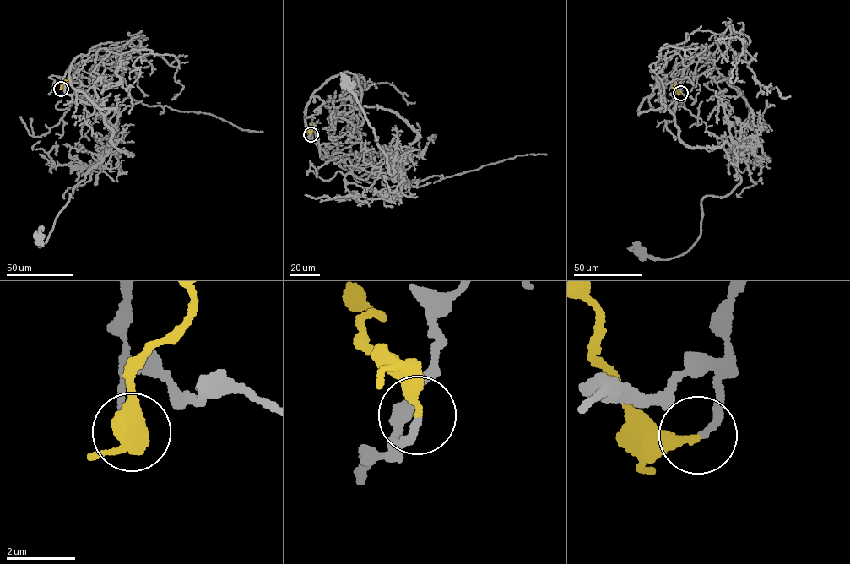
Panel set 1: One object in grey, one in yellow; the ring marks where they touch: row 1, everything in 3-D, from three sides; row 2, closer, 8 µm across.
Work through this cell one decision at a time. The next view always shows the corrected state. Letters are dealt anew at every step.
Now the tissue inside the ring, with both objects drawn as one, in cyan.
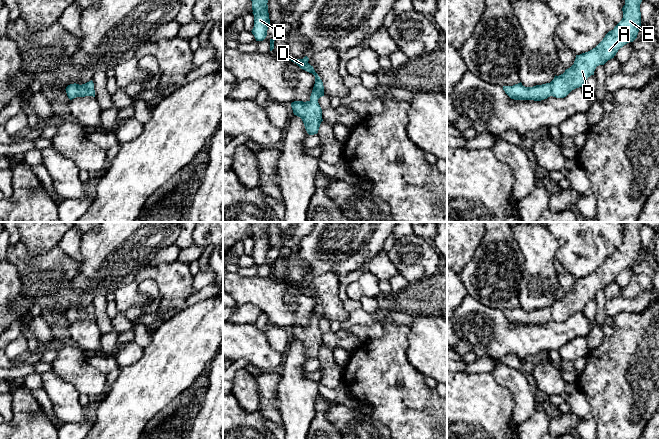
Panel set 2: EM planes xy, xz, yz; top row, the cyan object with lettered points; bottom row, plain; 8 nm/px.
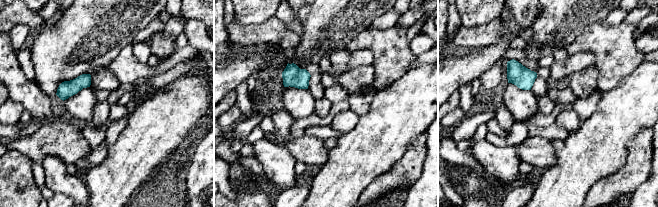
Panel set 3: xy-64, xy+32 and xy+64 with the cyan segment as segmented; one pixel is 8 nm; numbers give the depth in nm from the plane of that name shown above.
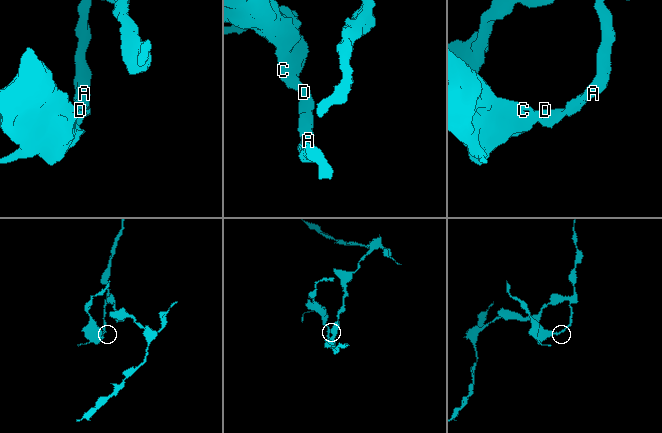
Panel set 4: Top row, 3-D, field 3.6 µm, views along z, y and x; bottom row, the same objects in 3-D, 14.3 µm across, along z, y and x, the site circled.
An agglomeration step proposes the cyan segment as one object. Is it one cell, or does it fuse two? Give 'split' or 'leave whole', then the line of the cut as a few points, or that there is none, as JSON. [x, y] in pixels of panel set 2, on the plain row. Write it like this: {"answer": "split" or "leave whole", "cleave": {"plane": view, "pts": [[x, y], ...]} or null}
{"answer": "leave whole", "cleave": null}

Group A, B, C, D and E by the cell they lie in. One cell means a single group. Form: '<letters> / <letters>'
A B C D E

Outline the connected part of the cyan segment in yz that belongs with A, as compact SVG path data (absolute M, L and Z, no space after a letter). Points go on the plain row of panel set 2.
M625 222L622 244L595 272L576 279L574 288L563 298L555 299L550 307L525 311L520 306L513 310L503 310L503 314L514 324L541 325L550 320L564 322L572 314L583 311L587 302L594 299L597 290L604 289L614 282L620 272L637 262L641 250L640 228L643 223Z

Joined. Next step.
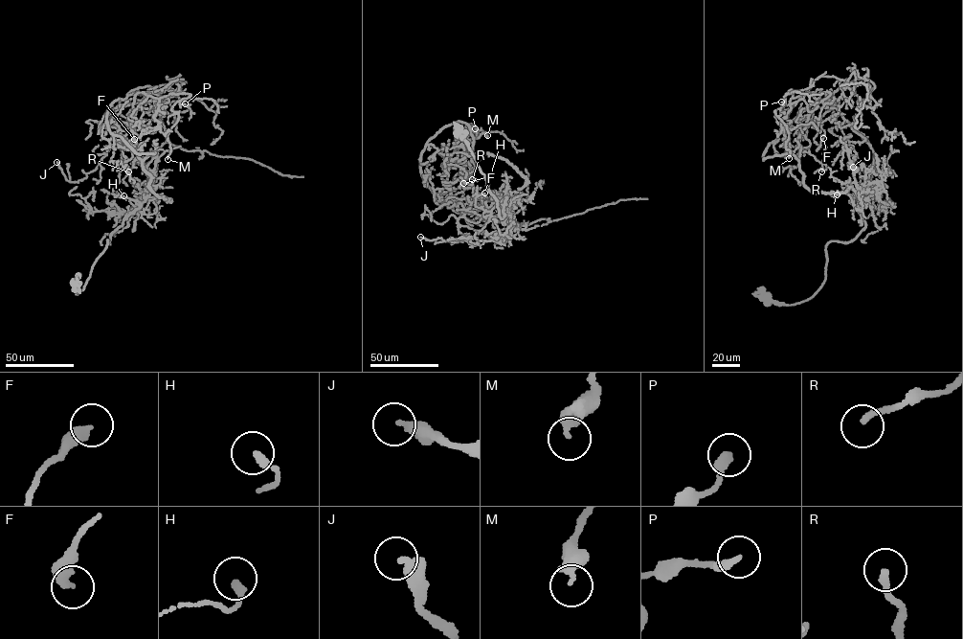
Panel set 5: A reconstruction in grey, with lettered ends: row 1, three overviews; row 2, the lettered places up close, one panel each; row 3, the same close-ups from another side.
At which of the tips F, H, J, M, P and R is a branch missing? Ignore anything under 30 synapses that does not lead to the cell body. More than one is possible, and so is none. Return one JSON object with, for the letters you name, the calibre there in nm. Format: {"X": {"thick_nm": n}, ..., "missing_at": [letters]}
{"missing_at": []}

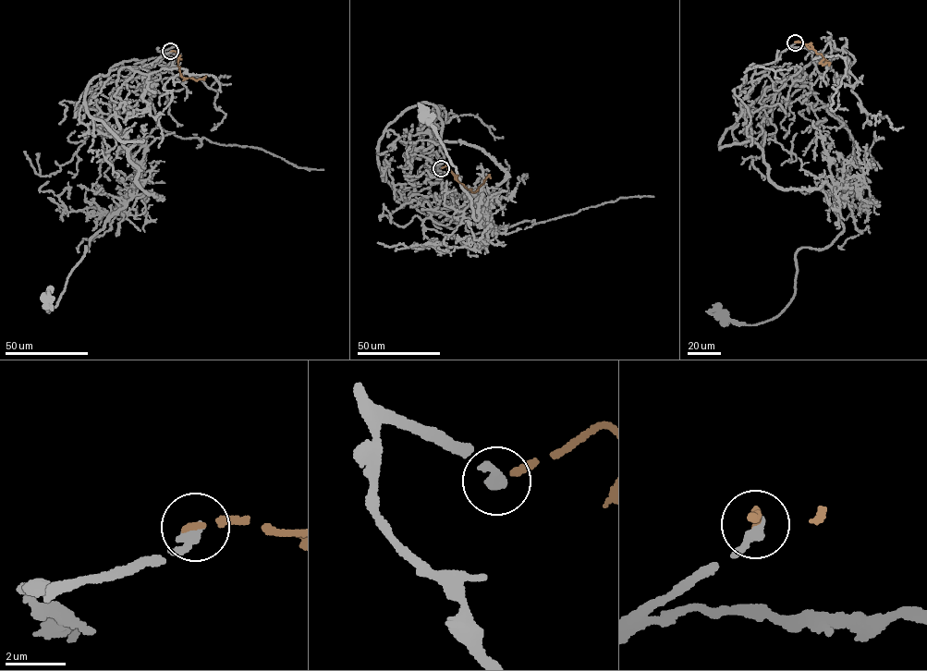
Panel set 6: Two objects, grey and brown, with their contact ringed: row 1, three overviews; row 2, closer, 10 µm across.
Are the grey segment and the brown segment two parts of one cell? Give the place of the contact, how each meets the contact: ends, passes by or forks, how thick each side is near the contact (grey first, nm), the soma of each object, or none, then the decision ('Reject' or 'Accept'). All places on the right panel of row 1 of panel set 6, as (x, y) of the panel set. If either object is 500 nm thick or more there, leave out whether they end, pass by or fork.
Place: (795, 42). At the ring grey ends. At the ring brown ends. Thickness 400 nm (grey) against 190 nm. Soma of grey: (723, 313). Soma of brown: none. Reject

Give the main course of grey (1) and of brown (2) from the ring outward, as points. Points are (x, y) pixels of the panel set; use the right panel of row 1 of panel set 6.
1: (795, 42), (818, 61), (719, 148), (828, 182), (844, 228), (776, 317), (724, 312)
2: (795, 42), (810, 44), (830, 63), (821, 63), (824, 58)

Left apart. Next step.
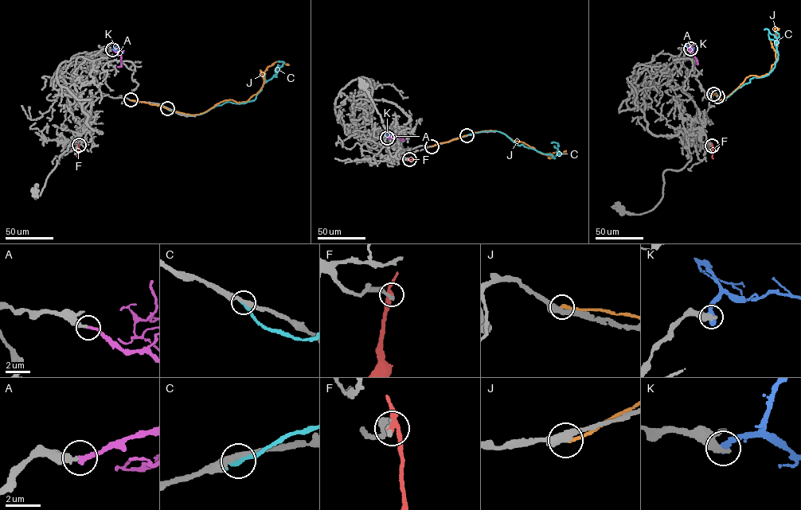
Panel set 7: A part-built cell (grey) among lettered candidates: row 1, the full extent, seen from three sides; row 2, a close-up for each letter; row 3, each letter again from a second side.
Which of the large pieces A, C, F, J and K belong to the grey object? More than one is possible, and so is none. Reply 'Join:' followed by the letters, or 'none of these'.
Join: A

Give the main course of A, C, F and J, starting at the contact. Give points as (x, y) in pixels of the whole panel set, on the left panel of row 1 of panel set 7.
A: (113, 50), (120, 55), (121, 66), (117, 66)
C: (167, 108), (197, 114), (227, 102), (241, 103), (254, 100), (263, 83), (271, 79), (283, 62), (278, 61)
F: (79, 145), (78, 158)
J: (130, 99), (173, 111), (198, 114), (225, 100), (246, 102), (262, 87), (267, 68), (277, 61), (289, 64)

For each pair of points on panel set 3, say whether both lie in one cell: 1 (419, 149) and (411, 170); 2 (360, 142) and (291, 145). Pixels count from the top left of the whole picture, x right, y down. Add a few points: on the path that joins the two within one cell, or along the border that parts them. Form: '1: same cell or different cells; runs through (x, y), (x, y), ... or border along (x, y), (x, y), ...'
1: same cell; runs through (415, 154), (411, 165)
2: different cells; border along (329, 150), (327, 161), (321, 167)

